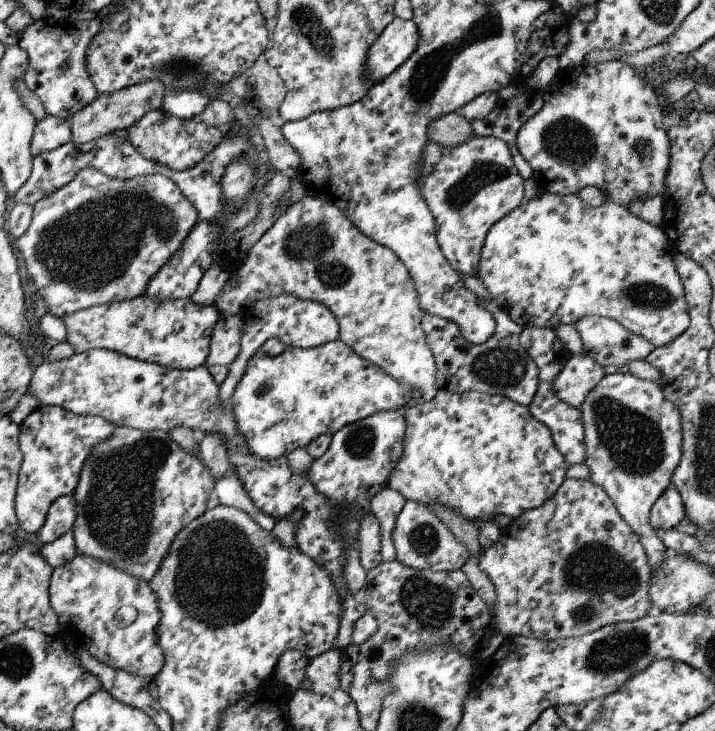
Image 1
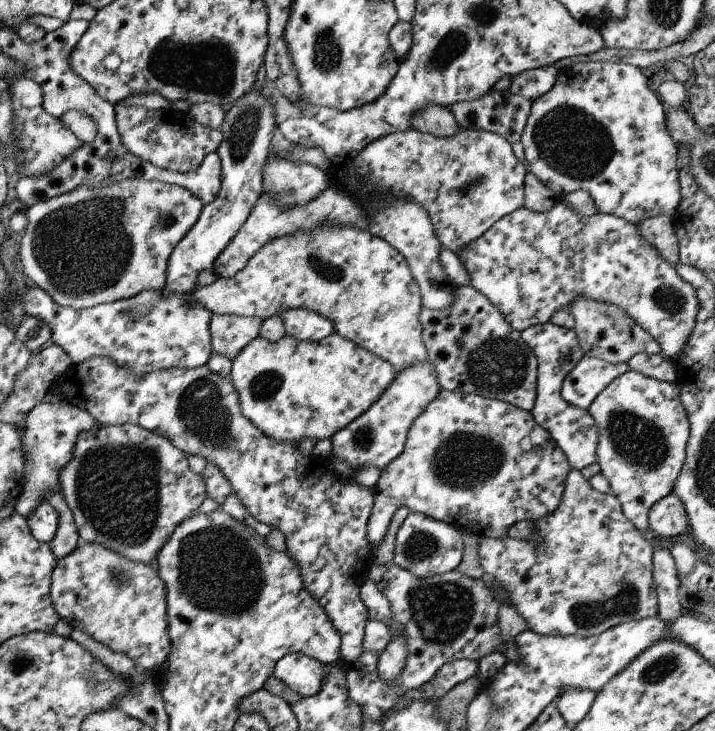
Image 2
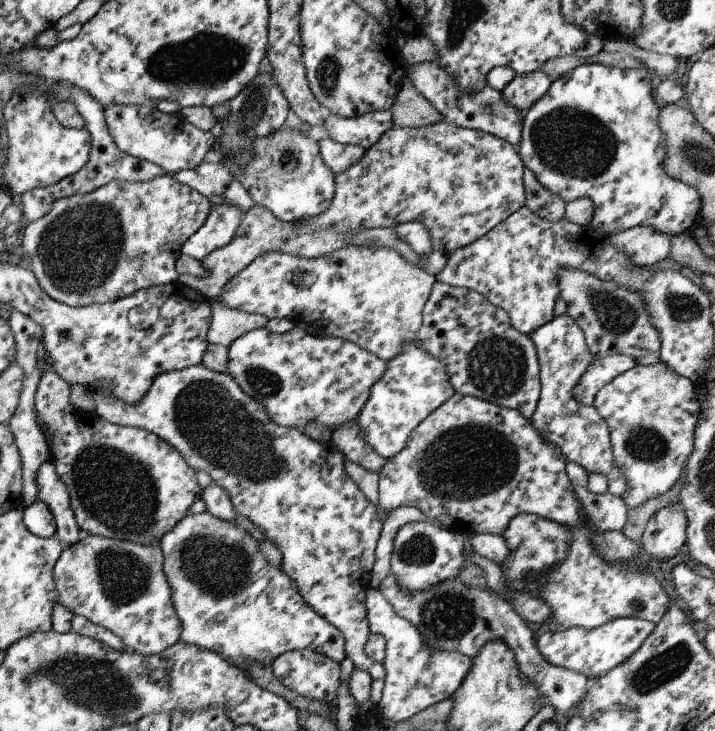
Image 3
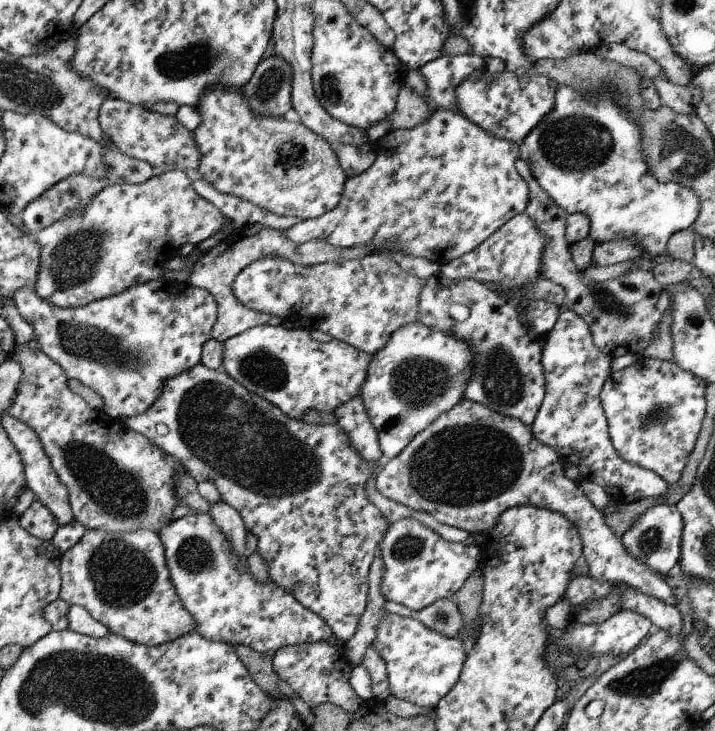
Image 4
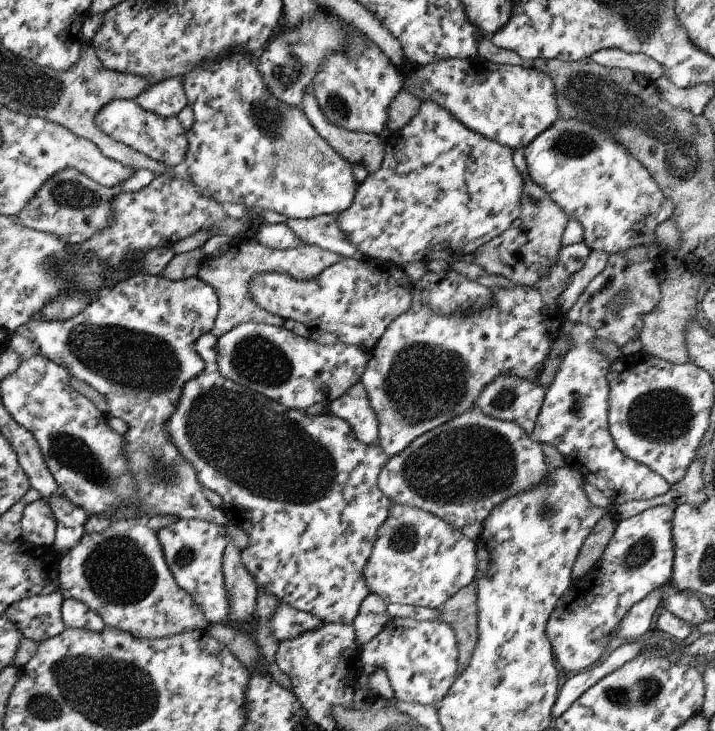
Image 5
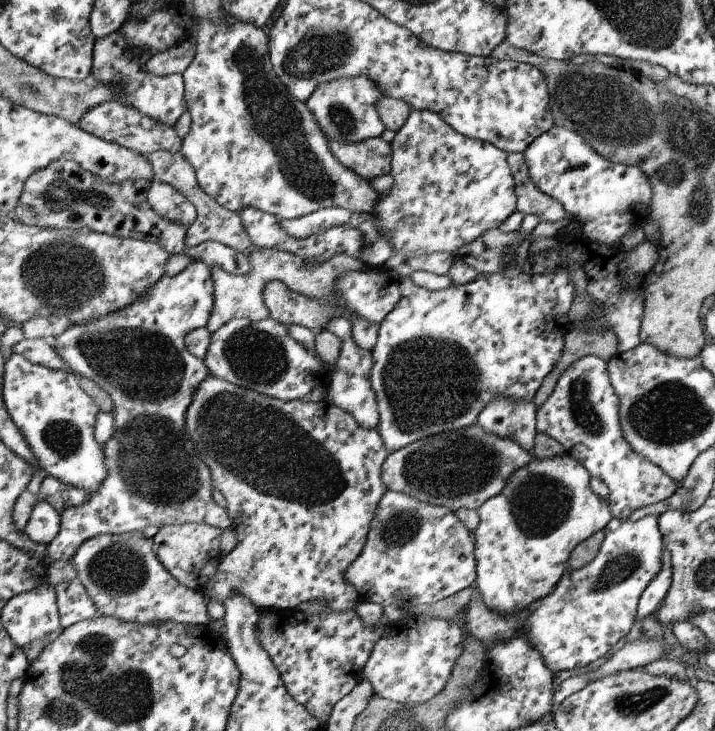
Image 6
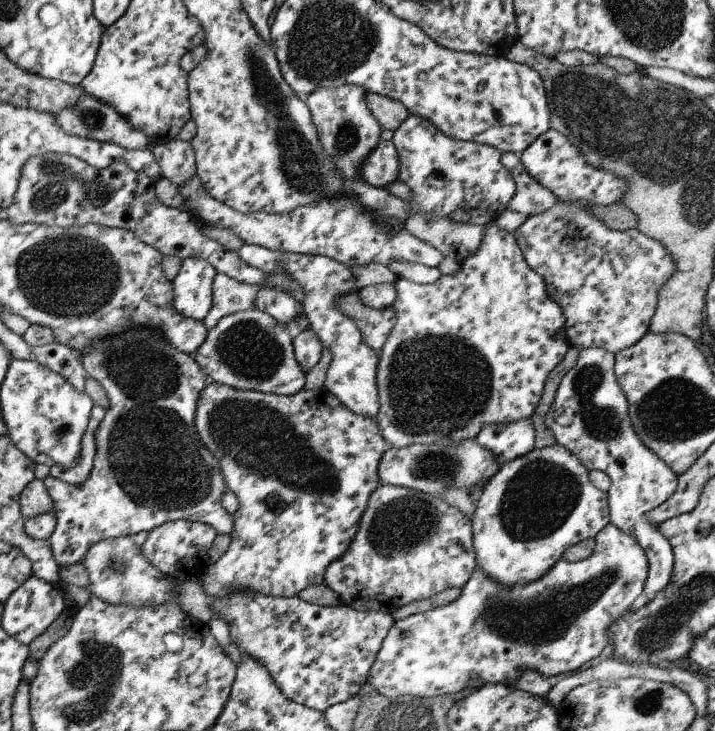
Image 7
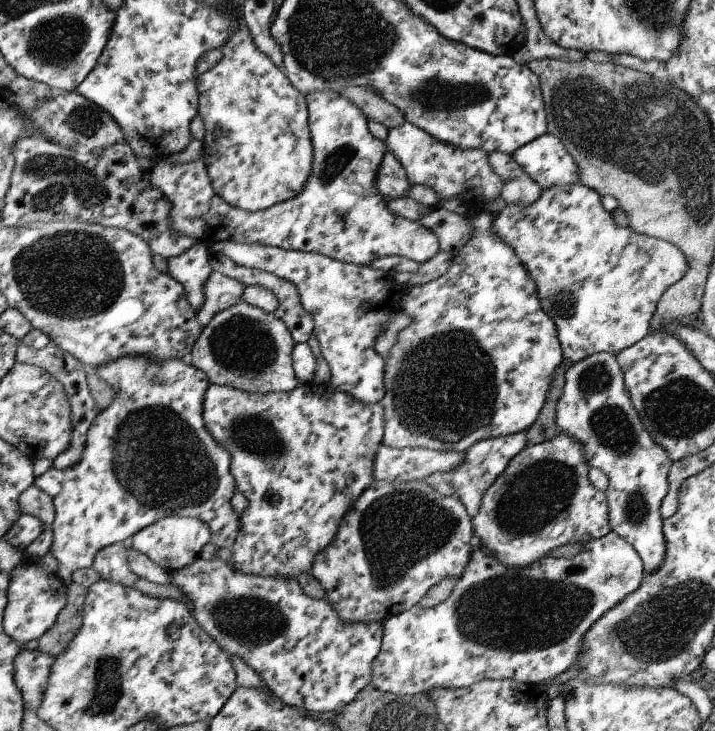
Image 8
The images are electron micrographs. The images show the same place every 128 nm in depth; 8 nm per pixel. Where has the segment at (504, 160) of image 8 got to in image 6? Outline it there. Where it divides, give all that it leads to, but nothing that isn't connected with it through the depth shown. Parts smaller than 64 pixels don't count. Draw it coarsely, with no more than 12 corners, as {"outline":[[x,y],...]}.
{"outline":[[507,153],[515,210],[537,221],[563,217],[561,203],[529,178],[522,153]]}

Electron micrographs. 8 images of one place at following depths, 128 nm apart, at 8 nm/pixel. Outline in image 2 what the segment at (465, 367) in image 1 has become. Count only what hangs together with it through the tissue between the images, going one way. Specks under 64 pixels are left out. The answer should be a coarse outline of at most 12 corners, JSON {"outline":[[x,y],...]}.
{"outline":[[471,285],[421,307],[441,390],[530,411],[536,358]]}

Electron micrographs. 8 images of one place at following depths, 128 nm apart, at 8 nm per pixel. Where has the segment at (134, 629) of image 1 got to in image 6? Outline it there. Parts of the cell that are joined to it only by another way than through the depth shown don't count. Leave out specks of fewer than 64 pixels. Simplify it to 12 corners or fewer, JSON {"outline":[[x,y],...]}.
{"outline":[[141,533],[91,537],[70,558],[97,614],[206,626]]}

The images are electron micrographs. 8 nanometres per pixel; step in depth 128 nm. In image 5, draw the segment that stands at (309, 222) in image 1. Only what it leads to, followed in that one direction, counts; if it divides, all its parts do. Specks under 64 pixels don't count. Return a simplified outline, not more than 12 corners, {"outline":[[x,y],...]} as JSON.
{"outline":[[342,258],[314,279],[257,273],[252,301],[373,348],[407,310],[405,267]]}

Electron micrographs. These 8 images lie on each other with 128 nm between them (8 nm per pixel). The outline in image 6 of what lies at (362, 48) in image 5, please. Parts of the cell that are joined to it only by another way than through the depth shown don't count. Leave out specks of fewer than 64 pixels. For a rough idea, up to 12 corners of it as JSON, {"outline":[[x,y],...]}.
{"outline":[[367,77],[317,85],[304,102],[326,141],[384,130]]}

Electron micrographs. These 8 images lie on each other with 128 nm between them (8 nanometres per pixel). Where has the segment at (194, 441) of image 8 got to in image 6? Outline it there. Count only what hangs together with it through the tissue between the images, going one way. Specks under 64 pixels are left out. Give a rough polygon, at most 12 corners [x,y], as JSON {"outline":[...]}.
{"outline":[[210,267],[56,337],[111,398],[102,484],[46,546],[231,526],[184,430]]}

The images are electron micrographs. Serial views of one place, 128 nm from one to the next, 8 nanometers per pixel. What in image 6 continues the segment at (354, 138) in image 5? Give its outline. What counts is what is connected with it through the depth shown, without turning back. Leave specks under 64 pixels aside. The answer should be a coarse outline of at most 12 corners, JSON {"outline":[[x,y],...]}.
{"outline":[[380,136],[327,142],[332,155],[371,181],[390,174],[392,150]]}

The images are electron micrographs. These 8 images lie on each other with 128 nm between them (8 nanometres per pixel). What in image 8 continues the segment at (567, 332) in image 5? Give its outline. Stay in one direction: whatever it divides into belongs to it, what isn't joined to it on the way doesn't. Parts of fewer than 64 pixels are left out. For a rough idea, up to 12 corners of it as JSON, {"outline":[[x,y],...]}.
{"outline":[[613,353],[564,372],[559,433],[607,476],[608,527],[646,575],[664,557],[672,460]]}

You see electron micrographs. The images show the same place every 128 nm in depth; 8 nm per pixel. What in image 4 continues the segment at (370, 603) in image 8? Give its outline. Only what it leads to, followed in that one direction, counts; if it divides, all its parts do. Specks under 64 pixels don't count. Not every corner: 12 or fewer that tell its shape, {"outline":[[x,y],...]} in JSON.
{"outline":[[414,518],[387,525],[377,550],[384,600],[414,611],[454,596],[477,545]]}

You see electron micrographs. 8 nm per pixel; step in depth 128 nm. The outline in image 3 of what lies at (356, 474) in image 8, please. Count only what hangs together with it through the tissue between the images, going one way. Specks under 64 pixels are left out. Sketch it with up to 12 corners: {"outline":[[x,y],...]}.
{"outline":[[158,374],[93,415],[158,435],[281,553],[363,650],[382,522],[329,439],[276,425],[230,374]]}

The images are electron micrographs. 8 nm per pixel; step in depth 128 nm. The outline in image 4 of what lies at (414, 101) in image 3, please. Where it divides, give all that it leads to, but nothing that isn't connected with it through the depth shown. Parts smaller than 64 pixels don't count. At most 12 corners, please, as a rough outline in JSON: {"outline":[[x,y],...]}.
{"outline":[[401,84],[389,129],[410,129],[430,114],[428,101]]}

